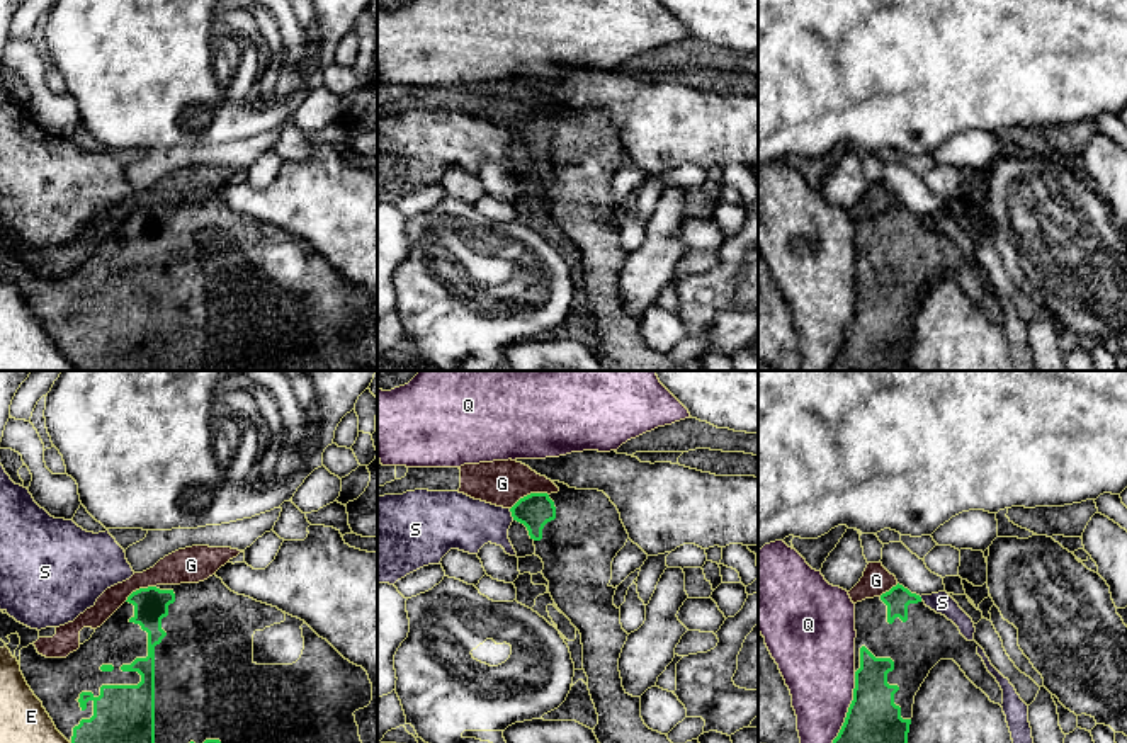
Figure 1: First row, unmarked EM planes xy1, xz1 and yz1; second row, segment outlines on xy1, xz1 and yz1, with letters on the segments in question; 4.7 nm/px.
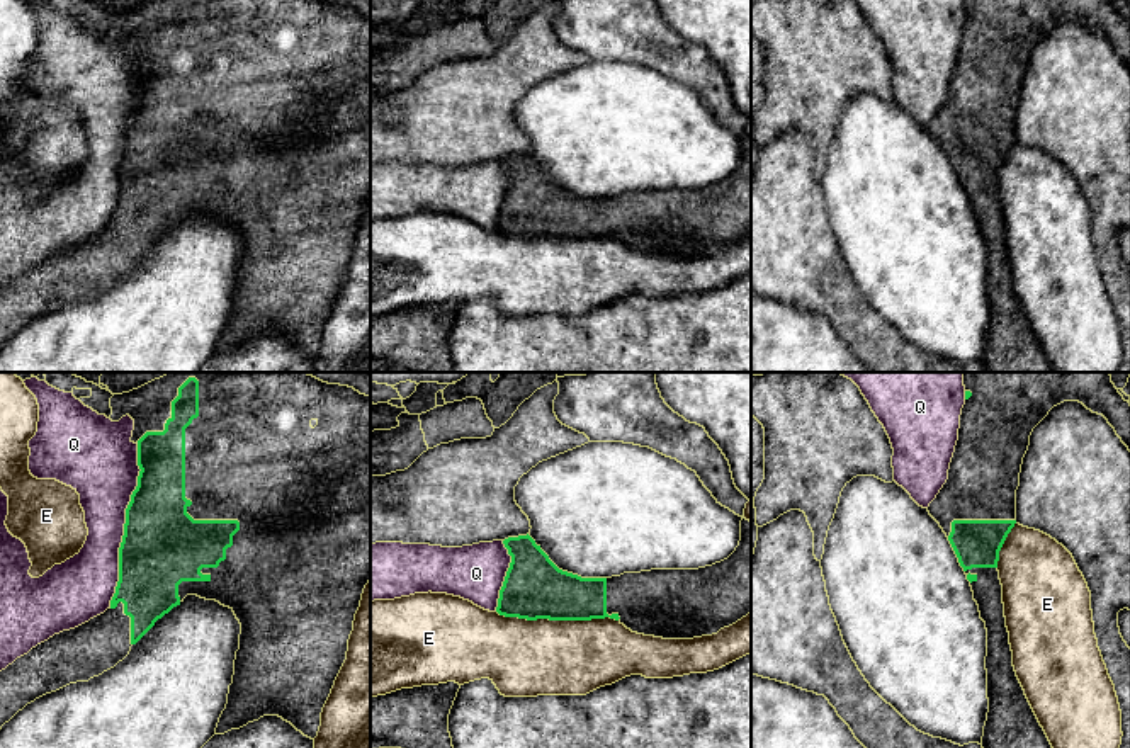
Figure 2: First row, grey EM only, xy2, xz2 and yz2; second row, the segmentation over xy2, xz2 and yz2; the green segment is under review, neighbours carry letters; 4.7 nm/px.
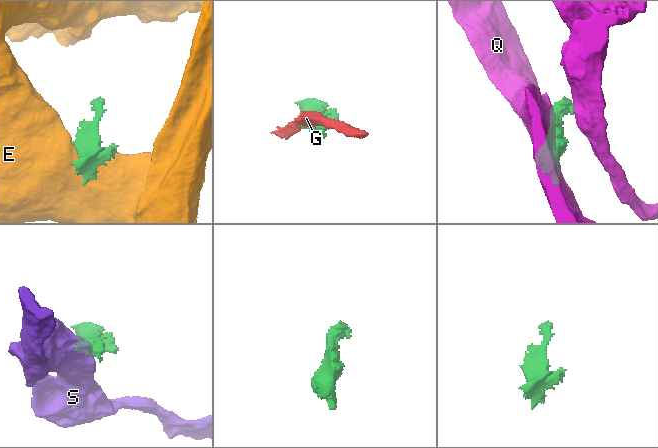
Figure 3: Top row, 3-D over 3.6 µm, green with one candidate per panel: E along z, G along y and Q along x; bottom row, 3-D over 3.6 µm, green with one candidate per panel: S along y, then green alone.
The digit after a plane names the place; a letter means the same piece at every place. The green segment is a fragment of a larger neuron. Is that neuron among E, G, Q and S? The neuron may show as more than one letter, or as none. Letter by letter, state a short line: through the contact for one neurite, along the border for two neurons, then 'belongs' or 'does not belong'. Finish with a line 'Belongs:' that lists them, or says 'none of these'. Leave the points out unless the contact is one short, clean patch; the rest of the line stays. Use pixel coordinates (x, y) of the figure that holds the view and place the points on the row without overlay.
E: does not belong
G: xz1 (548, 113), (527, 113), (510, 128) | does not belong
Q: does not belong
S: xz1 (509, 128), (514, 138) | does not belong
Belongs: none of these

